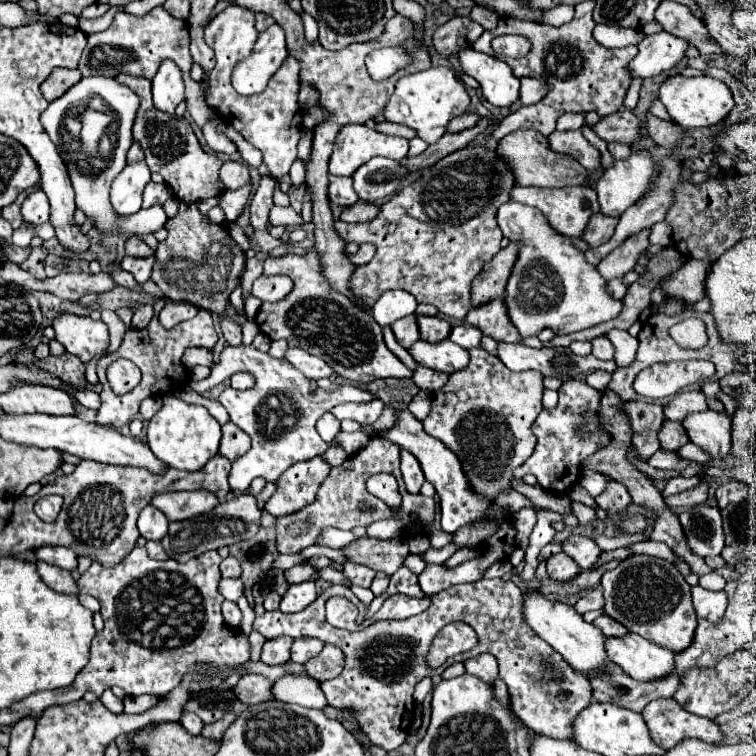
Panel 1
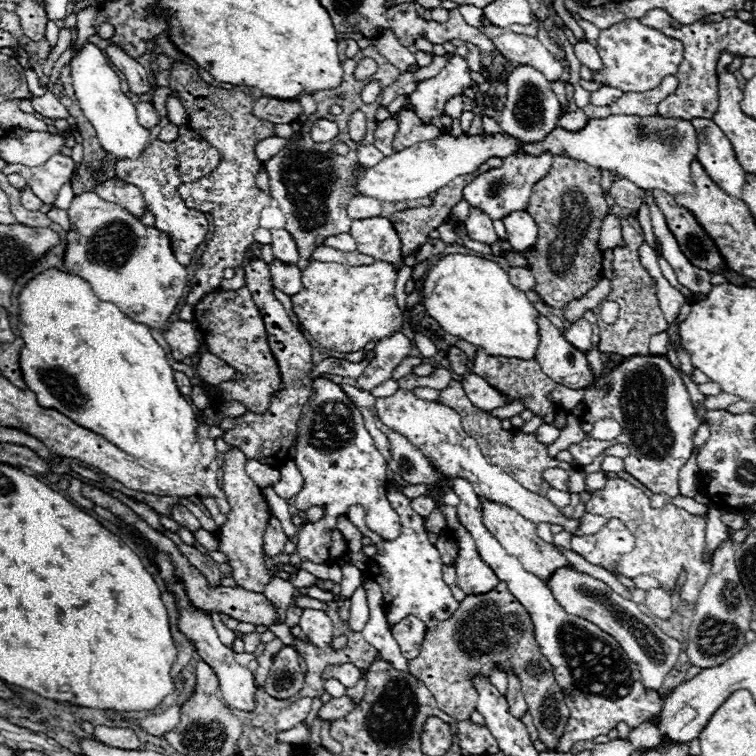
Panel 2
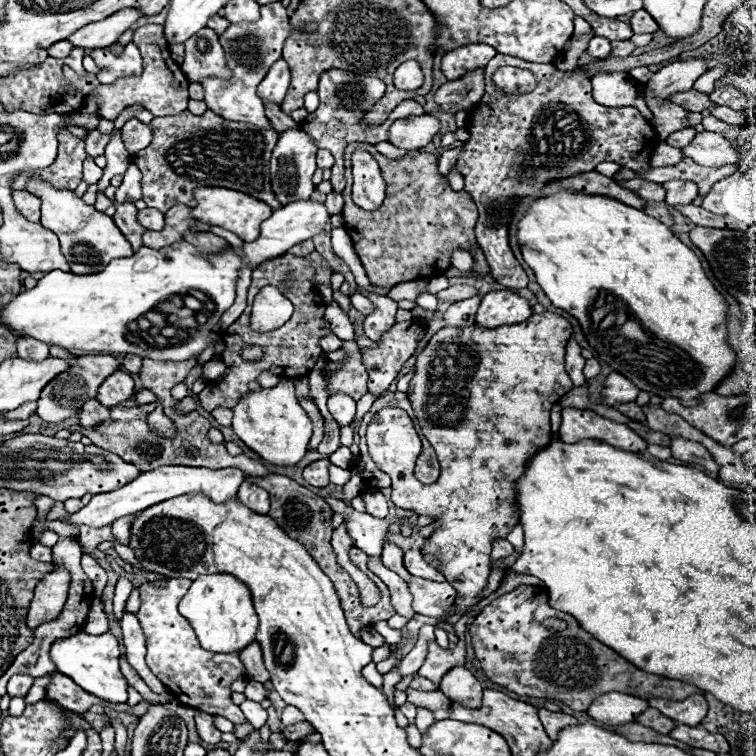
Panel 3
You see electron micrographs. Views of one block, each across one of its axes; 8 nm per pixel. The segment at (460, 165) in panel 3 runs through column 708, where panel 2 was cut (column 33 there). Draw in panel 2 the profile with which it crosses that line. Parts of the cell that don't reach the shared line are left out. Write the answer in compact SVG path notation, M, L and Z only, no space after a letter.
M62 154L52 156L52 160L48 160L42 166L36 168L28 168L22 164L6 164L2 168L2 172L8 174L20 174L28 186L32 186L32 190L36 192L36 196L40 196L40 200L44 204L54 202L58 196L60 186L70 180L72 172L74 172L74 160Z

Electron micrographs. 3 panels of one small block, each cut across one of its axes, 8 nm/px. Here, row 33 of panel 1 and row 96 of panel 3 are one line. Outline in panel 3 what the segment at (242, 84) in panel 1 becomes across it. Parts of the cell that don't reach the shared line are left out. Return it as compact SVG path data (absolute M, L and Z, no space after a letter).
M280 58L272 64L272 68L268 70L266 78L262 80L262 84L258 86L258 96L266 98L268 102L274 104L282 104L286 90L290 86L290 68L288 64Z

